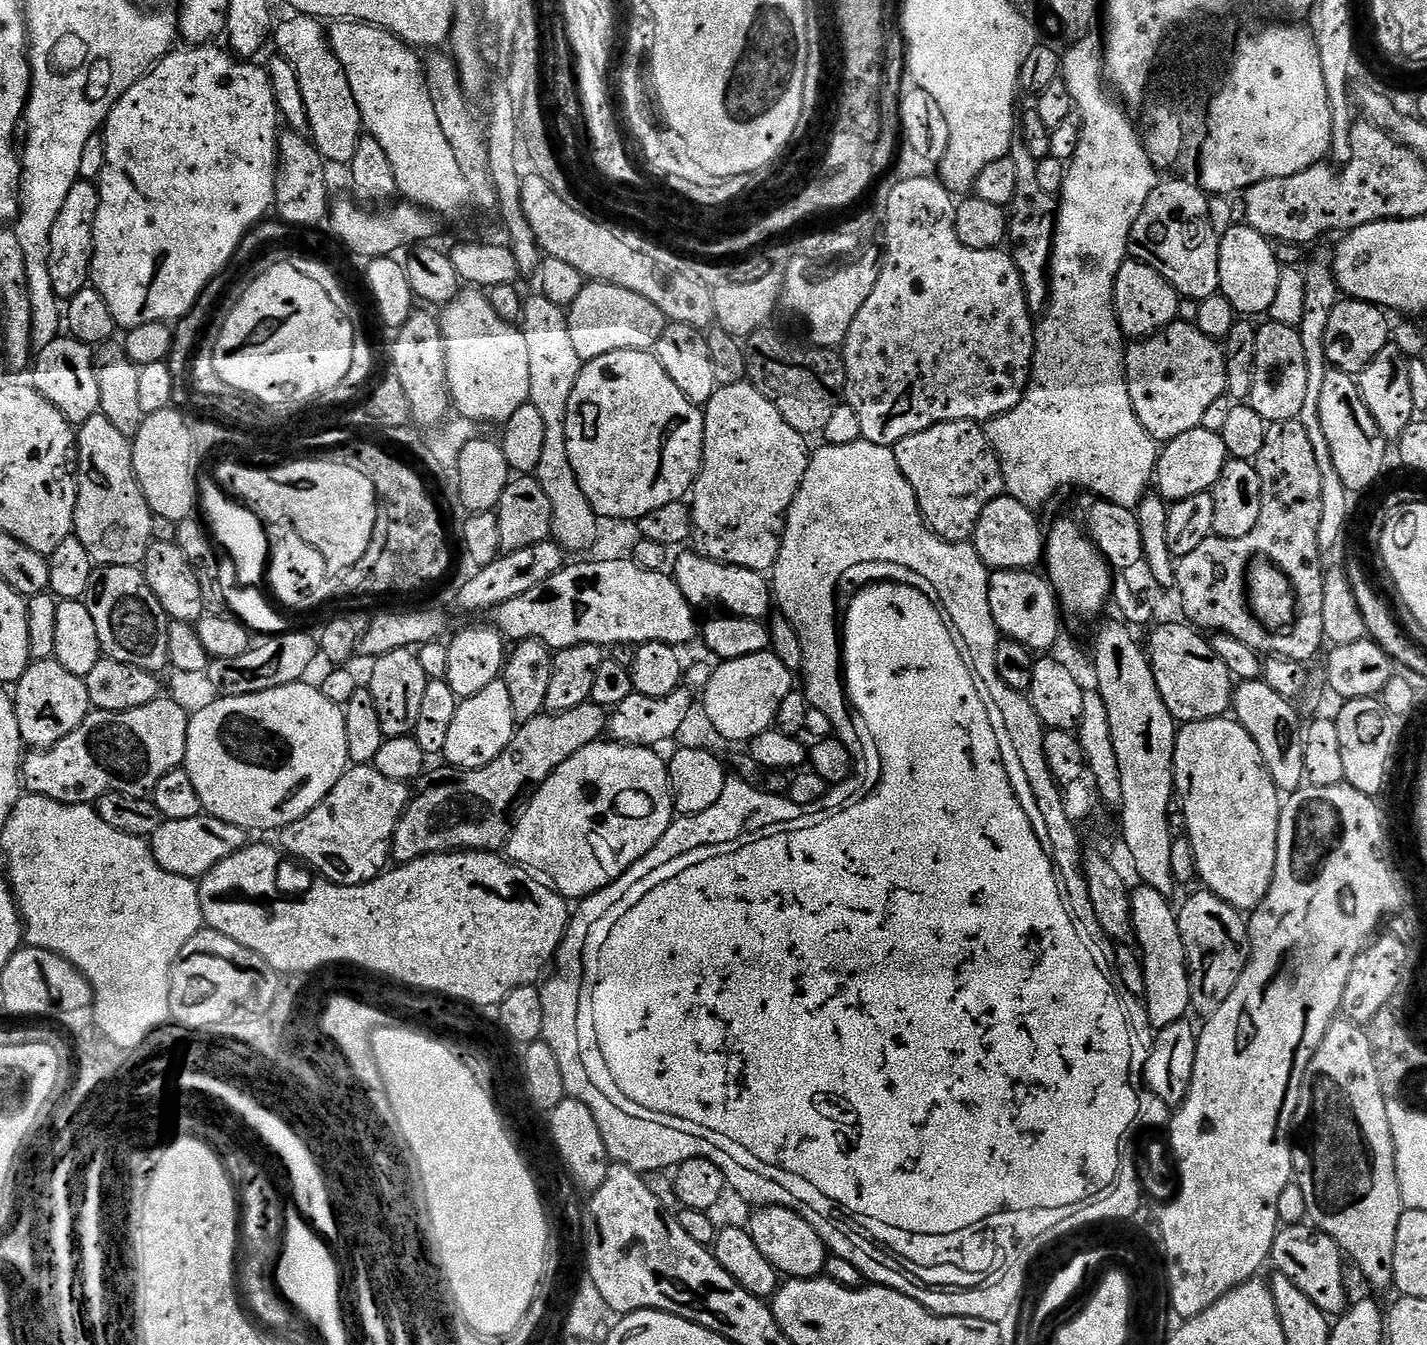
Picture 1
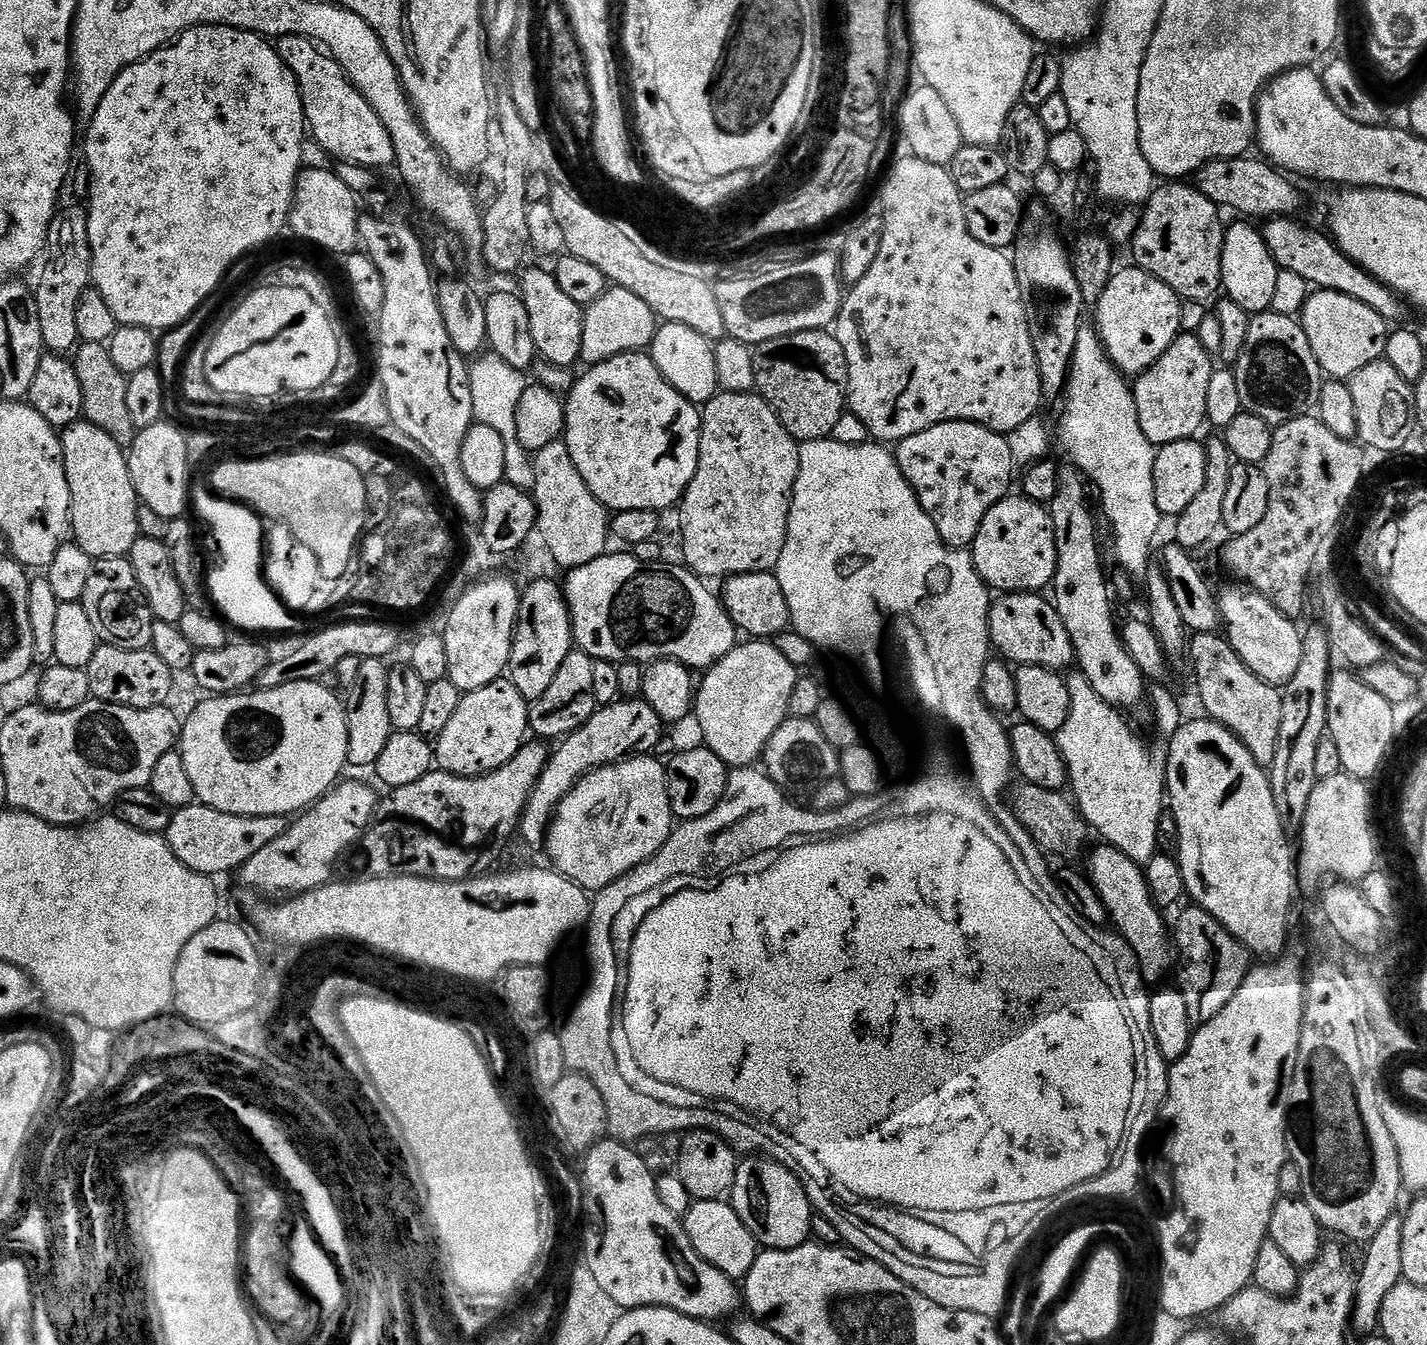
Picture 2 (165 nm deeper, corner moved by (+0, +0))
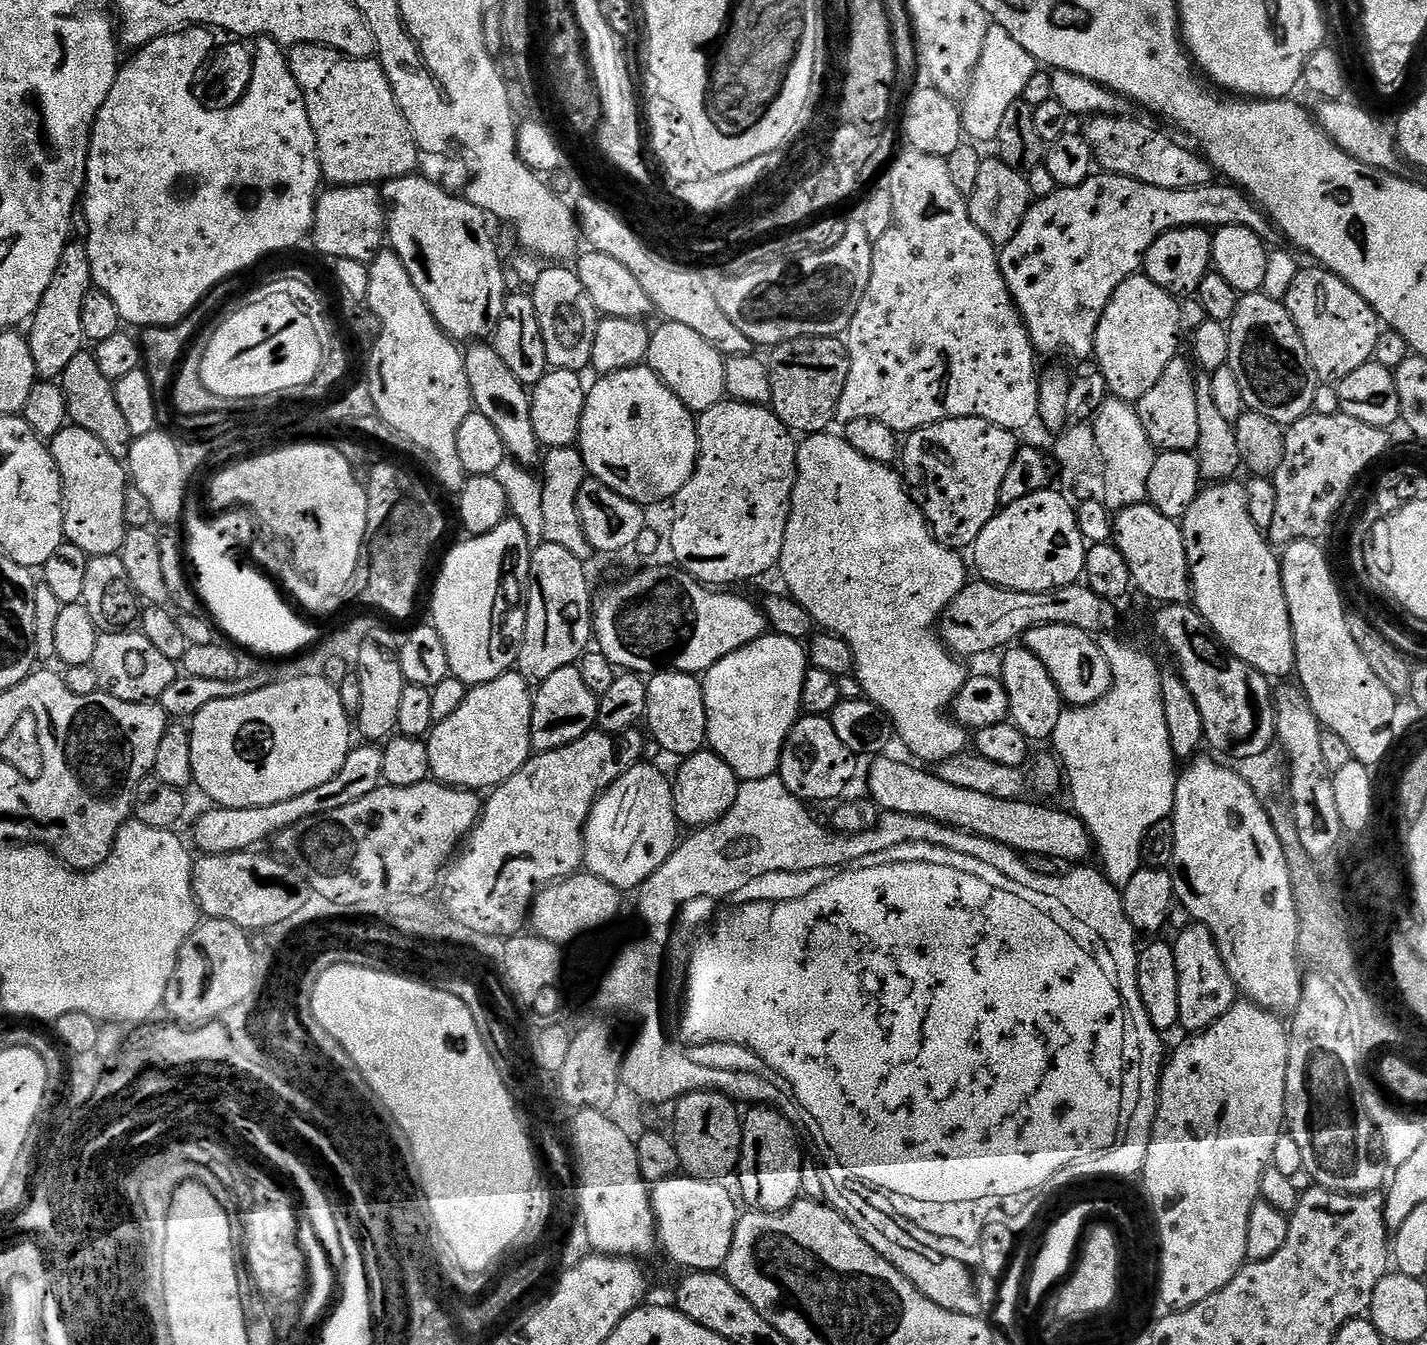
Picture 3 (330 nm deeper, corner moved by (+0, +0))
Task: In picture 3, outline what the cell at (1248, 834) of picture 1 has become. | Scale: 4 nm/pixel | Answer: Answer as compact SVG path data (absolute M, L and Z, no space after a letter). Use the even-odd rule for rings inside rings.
M1200 754L1195 757L1187 765L1188 768L1179 773L1176 778L1176 784L1177 784L1177 790L1176 790L1176 797L1174 798L1174 806L1173 810L1170 815L1171 822L1174 826L1174 854L1172 858L1172 863L1171 867L1174 869L1172 872L1172 881L1174 882L1174 890L1176 891L1176 899L1178 901L1179 907L1184 907L1186 911L1189 912L1190 915L1192 915L1191 919L1195 921L1195 923L1198 924L1205 924L1208 929L1214 934L1214 938L1218 942L1218 946L1220 947L1220 953L1222 954L1222 958L1226 962L1226 970L1230 970L1230 974L1232 975L1232 980L1236 984L1237 989L1241 993L1244 992L1249 1001L1254 1004L1260 1005L1262 1008L1267 1008L1269 1012L1273 1014L1285 1014L1284 1012L1287 1012L1287 1014L1292 1014L1295 1012L1296 1007L1299 1004L1299 998L1300 995L1302 994L1302 988L1303 988L1303 979L1302 979L1302 964L1300 960L1297 957L1297 948L1299 946L1299 918L1298 914L1296 913L1296 908L1295 908L1295 898L1294 898L1294 890L1291 888L1291 872L1290 870L1287 869L1287 860L1283 856L1283 850L1282 846L1279 844L1278 836L1275 833L1274 826L1271 825L1271 818L1267 816L1266 810L1263 808L1263 802L1261 800L1261 797L1258 795L1258 793L1243 779L1243 777L1240 776L1240 773L1237 772L1237 769L1235 767L1230 766L1230 768L1227 768L1226 765L1224 764L1219 764L1218 761L1216 760L1211 760L1210 757L1204 756L1205 754Z

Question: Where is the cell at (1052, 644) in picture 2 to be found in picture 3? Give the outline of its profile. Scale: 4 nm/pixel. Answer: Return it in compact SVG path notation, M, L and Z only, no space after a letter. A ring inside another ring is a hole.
M1043 624L1024 633L1022 644L1039 658L1042 666L1046 666L1050 678L1054 678L1061 697L1069 705L1098 702L1110 691L1113 682L1111 663L1106 653L1100 649L1097 641L1089 633L1078 630L1074 626Z

